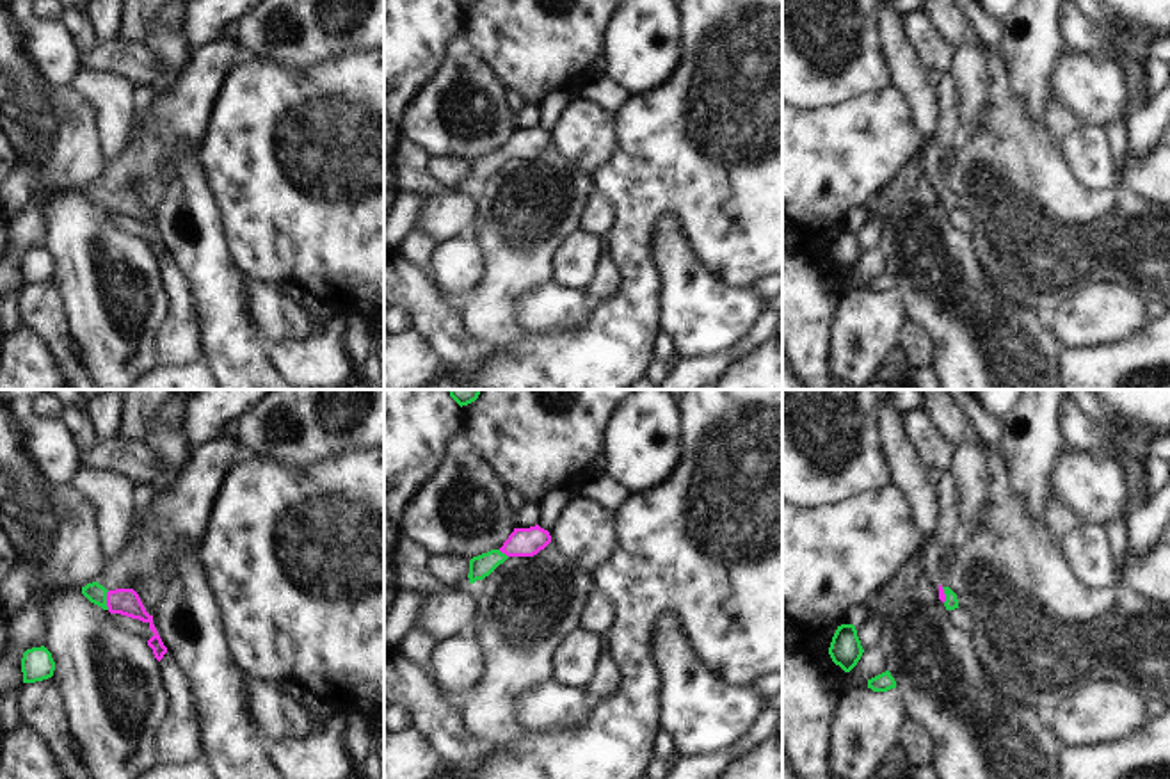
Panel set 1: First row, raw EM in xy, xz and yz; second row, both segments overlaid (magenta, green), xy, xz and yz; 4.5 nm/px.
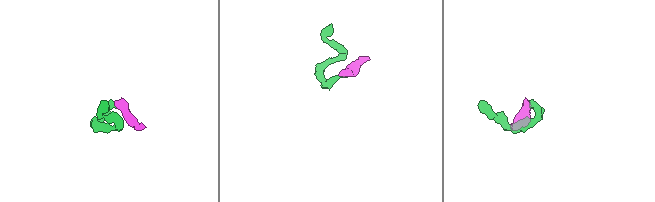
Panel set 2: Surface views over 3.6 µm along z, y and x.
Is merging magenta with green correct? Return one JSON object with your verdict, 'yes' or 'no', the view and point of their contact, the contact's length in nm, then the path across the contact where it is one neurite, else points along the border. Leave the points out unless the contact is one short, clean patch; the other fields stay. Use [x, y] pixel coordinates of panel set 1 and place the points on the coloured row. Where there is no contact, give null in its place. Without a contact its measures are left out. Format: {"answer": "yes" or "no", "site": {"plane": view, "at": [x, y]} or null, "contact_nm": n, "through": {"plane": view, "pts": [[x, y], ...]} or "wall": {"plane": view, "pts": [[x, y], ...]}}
{"answer": "yes", "site": {"plane": "xy", "at": [107, 600]}, "contact_nm": 90, "through": {"plane": "xy", "pts": [[125, 602], [107, 600], [95, 593]]}}

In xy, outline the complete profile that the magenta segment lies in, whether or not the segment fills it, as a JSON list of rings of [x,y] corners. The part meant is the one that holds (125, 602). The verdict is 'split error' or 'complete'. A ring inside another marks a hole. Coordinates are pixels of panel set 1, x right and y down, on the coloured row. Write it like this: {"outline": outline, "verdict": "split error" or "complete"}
{"outline": [[[92,582],[92,583],[87,583],[85,587],[82,587],[82,594],[91,603],[101,606],[103,610],[108,610],[110,614],[121,614],[121,615],[148,622],[149,630],[155,633],[148,640],[148,646],[153,649],[153,655],[158,662],[164,658],[164,655],[167,653],[167,647],[164,646],[164,642],[153,624],[153,615],[149,615],[146,612],[139,594],[133,589],[107,590],[98,582]]], "verdict": "split error"}

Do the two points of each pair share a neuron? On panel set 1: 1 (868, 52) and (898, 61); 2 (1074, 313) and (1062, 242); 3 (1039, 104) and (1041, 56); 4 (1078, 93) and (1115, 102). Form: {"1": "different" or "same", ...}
{"1": "different", "2": "different", "3": "same", "4": "same"}

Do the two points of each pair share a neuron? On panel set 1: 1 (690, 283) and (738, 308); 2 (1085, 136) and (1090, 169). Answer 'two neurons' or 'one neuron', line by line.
1: one neuron
2: one neuron

